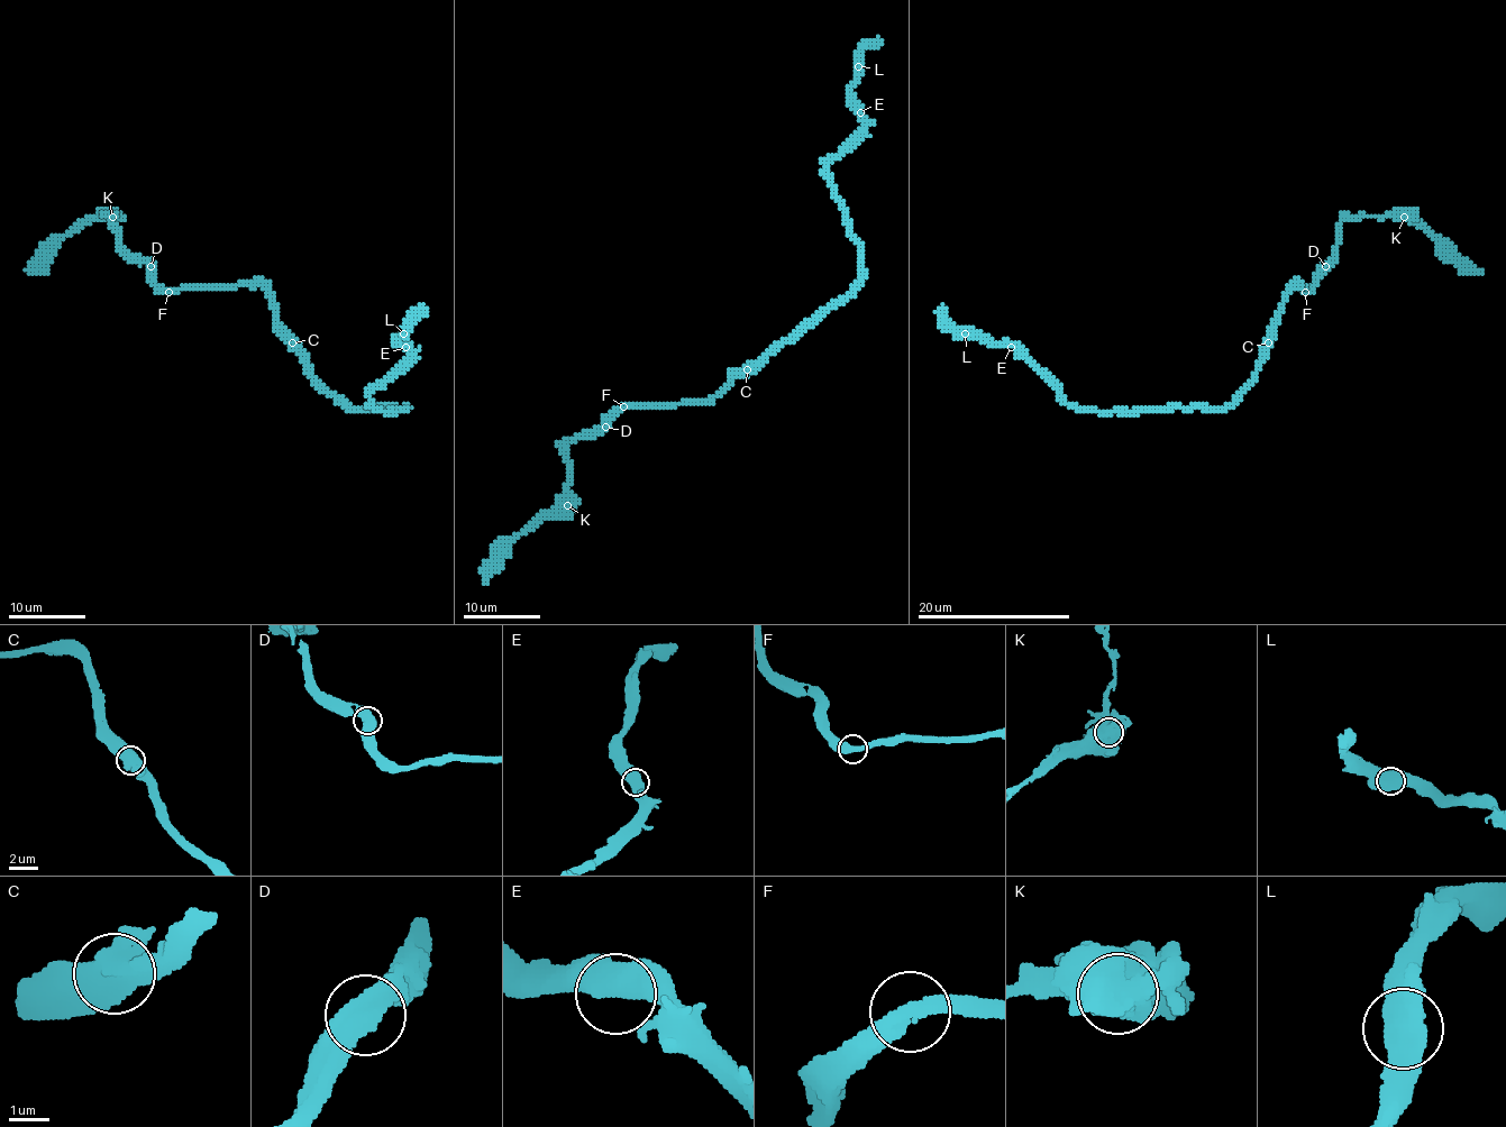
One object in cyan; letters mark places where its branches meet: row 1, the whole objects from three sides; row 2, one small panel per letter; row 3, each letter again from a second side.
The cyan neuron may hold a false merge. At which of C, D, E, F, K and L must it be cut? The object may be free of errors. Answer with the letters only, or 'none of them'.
none of them

